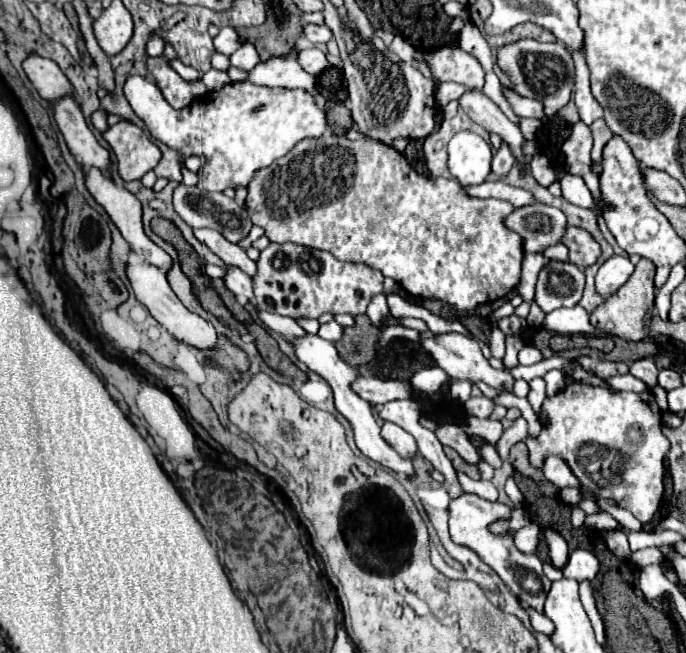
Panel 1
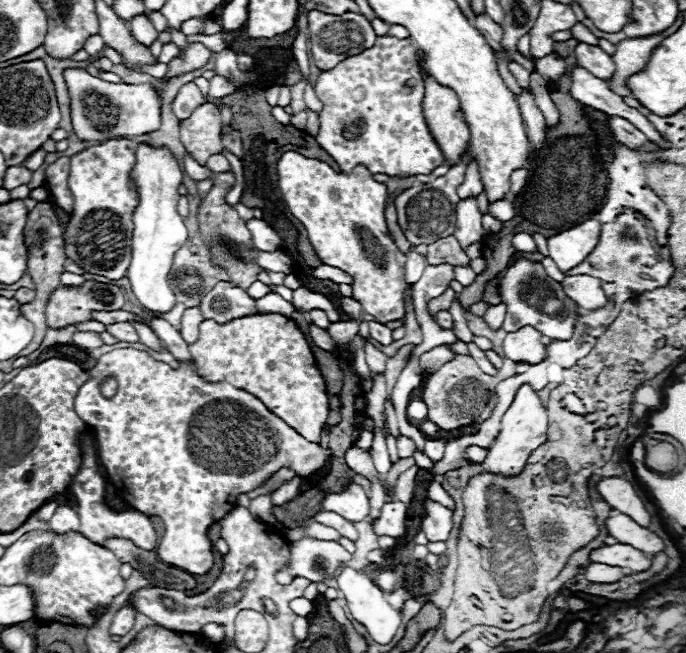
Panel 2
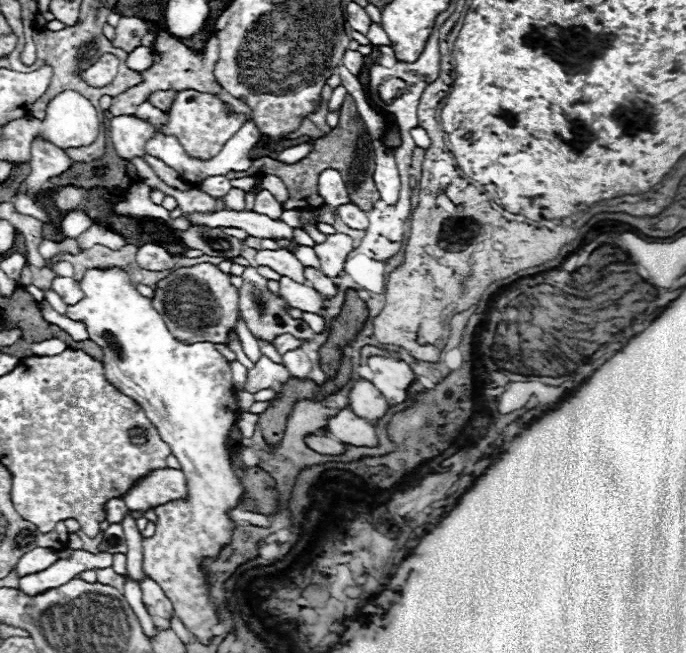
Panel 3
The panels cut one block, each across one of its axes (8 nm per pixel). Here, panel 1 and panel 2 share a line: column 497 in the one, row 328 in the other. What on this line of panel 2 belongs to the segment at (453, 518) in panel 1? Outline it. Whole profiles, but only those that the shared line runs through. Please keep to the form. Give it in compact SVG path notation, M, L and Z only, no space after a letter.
M518 256L512 260L508 266L506 274L498 282L498 294L500 302L506 304L506 318L502 324L502 330L506 332L516 332L516 328L522 326L532 326L540 334L552 338L552 340L568 340L574 330L574 320L578 316L576 302L572 302L560 282L552 280L544 266L540 262L532 262L524 256Z

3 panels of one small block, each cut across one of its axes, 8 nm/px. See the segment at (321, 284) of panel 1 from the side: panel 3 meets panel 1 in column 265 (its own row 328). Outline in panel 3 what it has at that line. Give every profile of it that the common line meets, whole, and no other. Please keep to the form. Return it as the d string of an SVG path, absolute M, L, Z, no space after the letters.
M246 266L242 278L244 278L244 284L242 284L242 288L238 290L238 294L240 294L240 312L242 312L242 316L244 316L244 320L246 320L246 324L248 324L248 328L250 328L250 332L252 332L254 336L264 338L266 342L272 342L274 336L278 336L278 334L292 334L292 336L302 338L302 340L308 340L308 338L314 336L314 332L310 330L310 326L308 326L306 322L294 320L294 318L290 318L290 316L284 312L284 306L288 306L288 302L282 300L280 296L272 296L272 294L268 292L268 288L266 288L268 280L262 278L254 266Z

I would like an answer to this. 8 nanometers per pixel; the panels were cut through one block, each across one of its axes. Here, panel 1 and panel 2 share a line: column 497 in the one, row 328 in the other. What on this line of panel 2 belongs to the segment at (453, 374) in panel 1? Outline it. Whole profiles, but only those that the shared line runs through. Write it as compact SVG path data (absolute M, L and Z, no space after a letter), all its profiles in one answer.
M368 322L368 324L370 324L370 336L372 336L378 344L382 344L382 346L392 344L392 330L390 330L388 326L384 326L384 324L380 324L380 322Z

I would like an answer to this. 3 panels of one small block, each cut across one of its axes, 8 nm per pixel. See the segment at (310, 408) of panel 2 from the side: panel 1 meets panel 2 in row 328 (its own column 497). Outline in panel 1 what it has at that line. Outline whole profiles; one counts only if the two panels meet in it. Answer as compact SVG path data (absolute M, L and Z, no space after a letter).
M330 132L320 138L304 138L294 150L254 176L246 204L248 216L266 230L270 242L294 242L326 250L344 262L364 262L394 278L410 296L436 298L458 312L504 298L520 282L524 238L504 224L506 216L514 212L510 202L472 198L458 180L422 176L398 150L372 138L352 142Z

